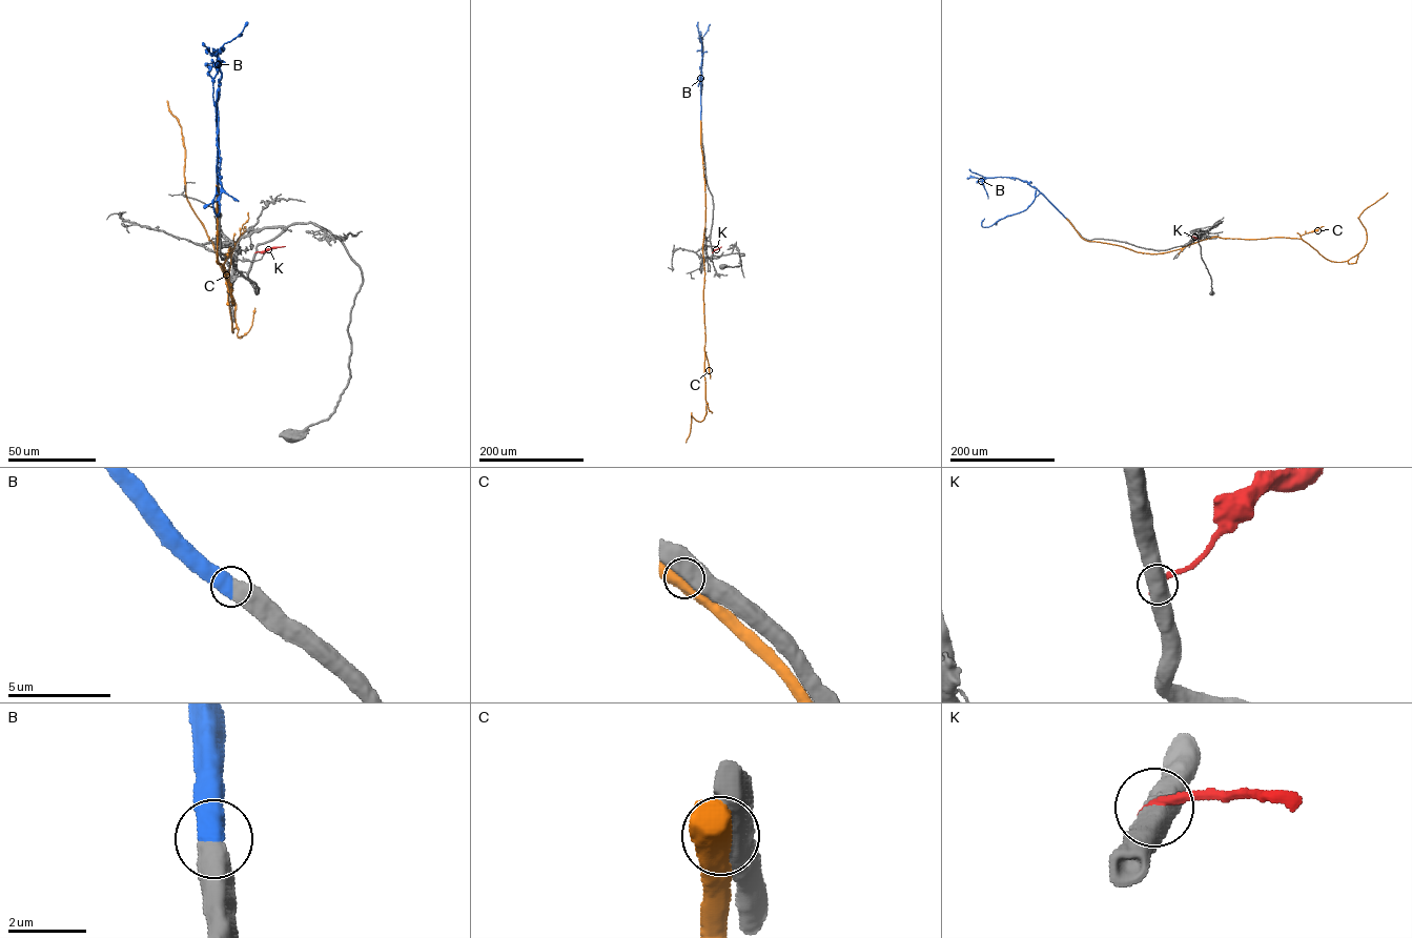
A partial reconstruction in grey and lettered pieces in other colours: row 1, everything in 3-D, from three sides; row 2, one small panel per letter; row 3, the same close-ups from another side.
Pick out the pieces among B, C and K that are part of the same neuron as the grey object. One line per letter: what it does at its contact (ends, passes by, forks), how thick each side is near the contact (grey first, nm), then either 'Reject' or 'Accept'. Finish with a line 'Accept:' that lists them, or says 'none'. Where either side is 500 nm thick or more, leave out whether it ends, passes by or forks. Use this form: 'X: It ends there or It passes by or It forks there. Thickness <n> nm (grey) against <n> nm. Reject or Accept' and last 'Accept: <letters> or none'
B: Thickness 700 nm (grey) against 700 nm. Accept
C: Thickness 550 nm (grey) against 650 nm. Reject
K: Thickness 550 nm (grey) against 280 nm. Reject
Accept: B

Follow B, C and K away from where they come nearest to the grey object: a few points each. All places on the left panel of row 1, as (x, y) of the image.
B: (217, 183), (217, 100), (221, 72), (218, 49), (223, 47), (217, 55), (213, 78), (215, 120)
C: (217, 186), (232, 332), (236, 302), (187, 202), (166, 101)
K: (256, 252), (285, 246)

